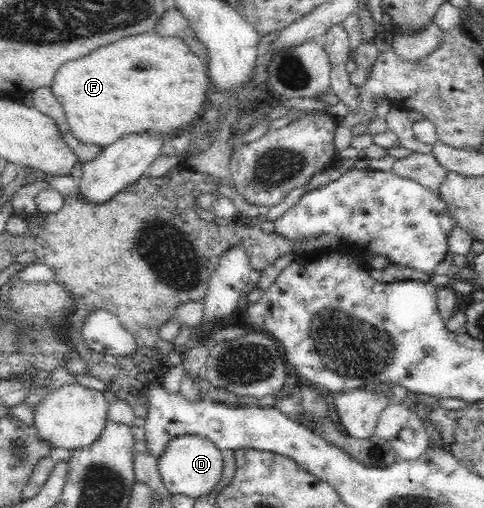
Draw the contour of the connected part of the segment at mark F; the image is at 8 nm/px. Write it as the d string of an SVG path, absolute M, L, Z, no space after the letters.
M157 32L143 33L138 35L129 35L127 39L115 40L109 45L99 47L97 50L91 51L88 55L75 59L71 62L63 63L56 72L53 79L53 84L50 86L55 98L60 102L60 105L64 108L66 114L66 121L69 125L69 129L73 132L73 135L83 143L91 143L100 145L102 148L111 143L115 143L118 139L121 139L123 135L131 133L158 133L159 135L169 136L173 135L175 131L181 131L183 127L195 125L201 118L201 115L207 108L208 96L207 93L211 91L213 84L208 78L208 67L202 62L195 53L189 50L189 47L180 38L175 37L162 37Z

